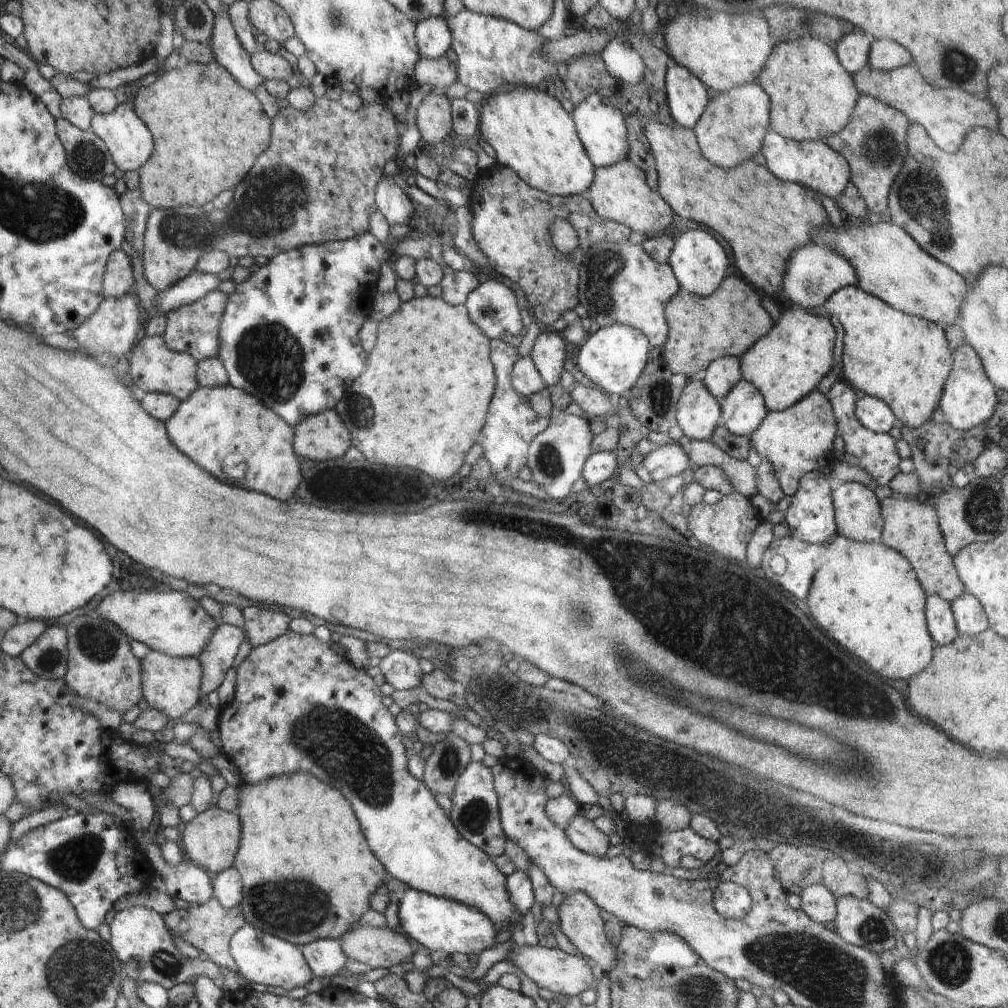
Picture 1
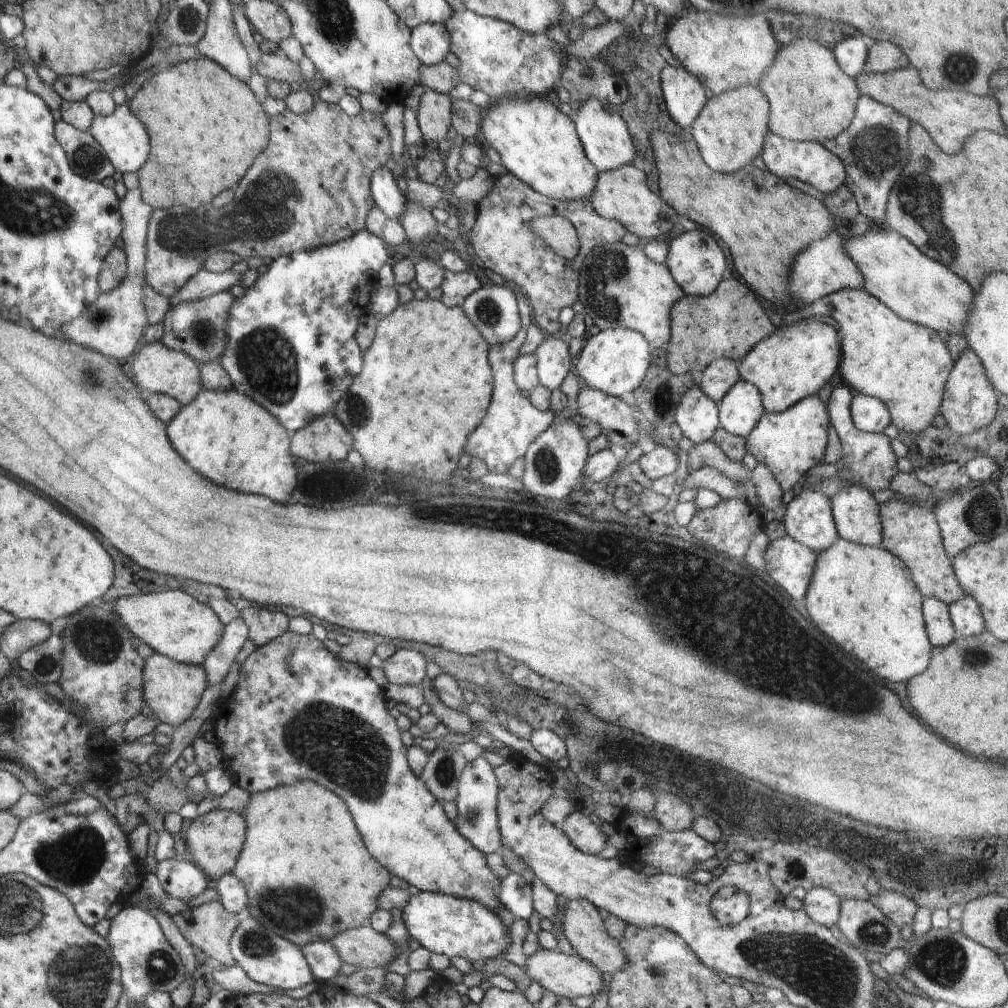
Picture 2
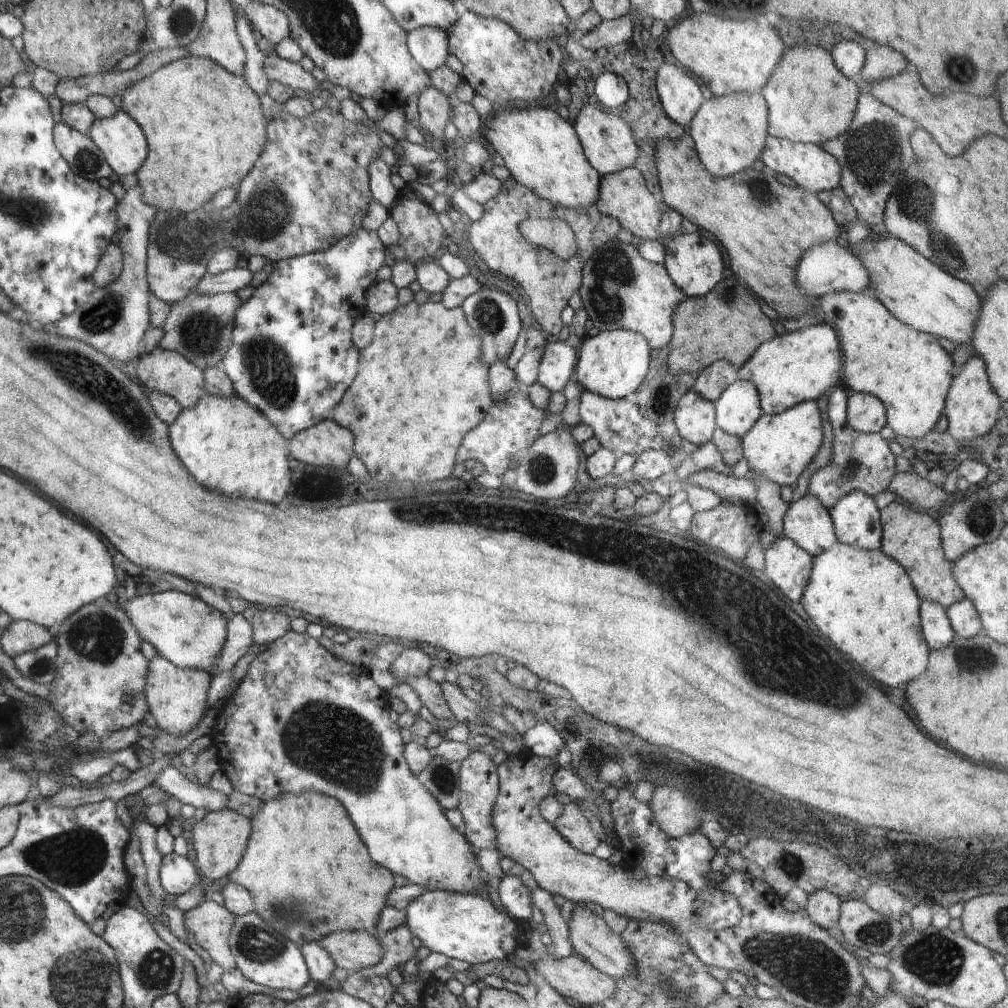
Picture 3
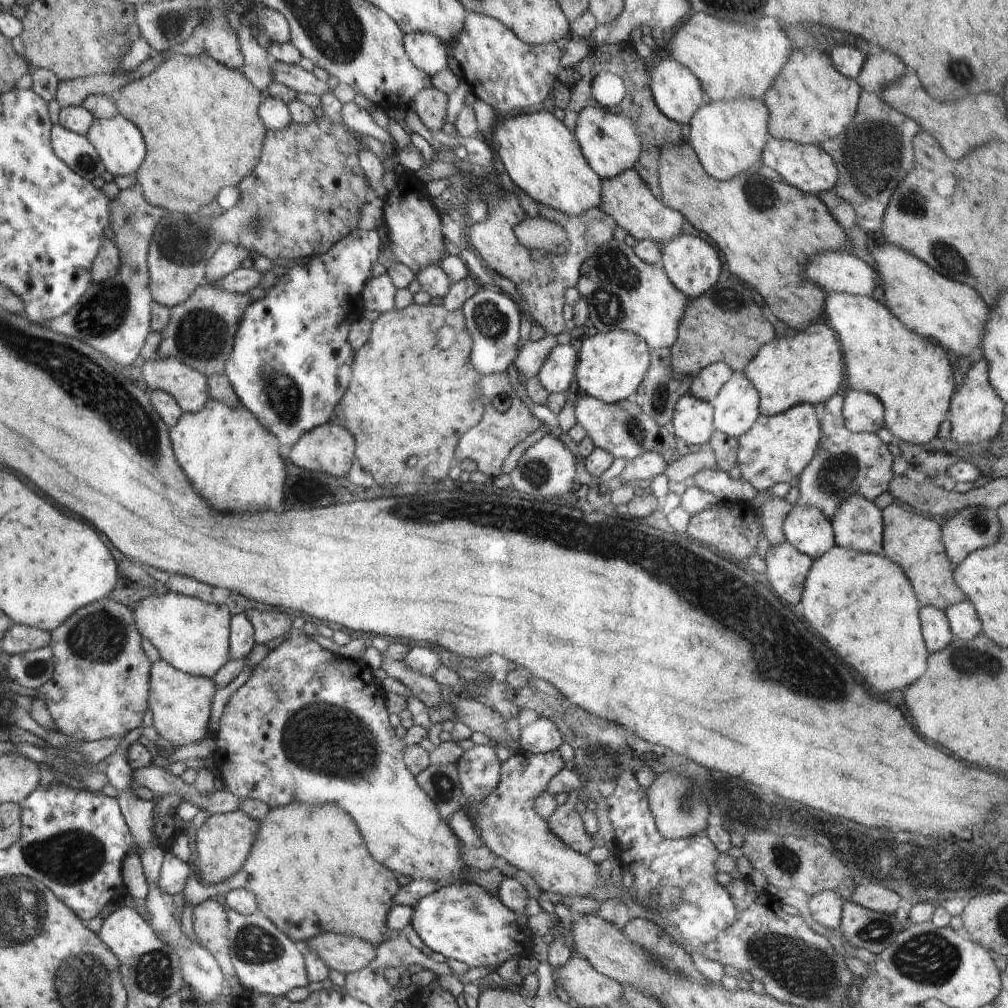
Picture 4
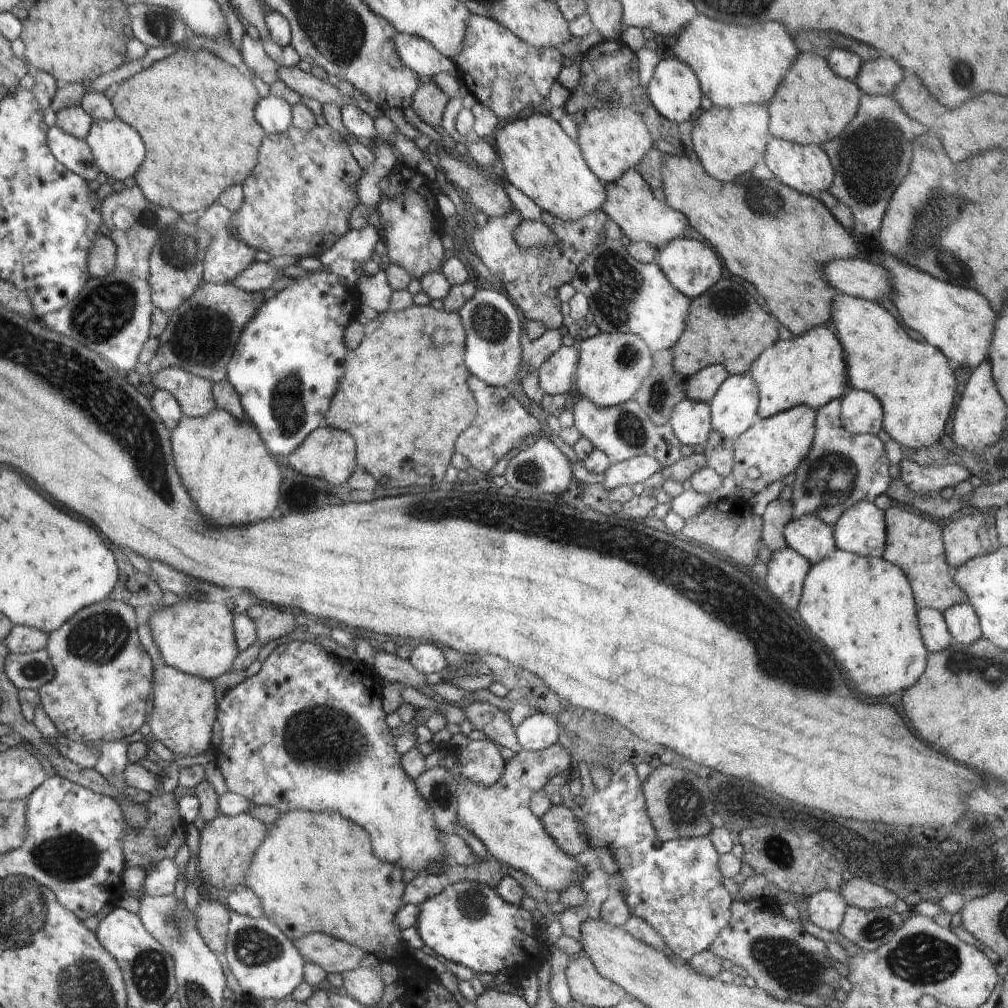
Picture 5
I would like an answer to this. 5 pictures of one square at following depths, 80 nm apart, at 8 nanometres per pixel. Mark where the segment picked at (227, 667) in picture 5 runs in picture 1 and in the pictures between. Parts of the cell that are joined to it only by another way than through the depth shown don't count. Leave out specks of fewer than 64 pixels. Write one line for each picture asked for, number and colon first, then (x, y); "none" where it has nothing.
1: (174, 623)
2: (173, 623)
3: (183, 628)
4: (192, 635)

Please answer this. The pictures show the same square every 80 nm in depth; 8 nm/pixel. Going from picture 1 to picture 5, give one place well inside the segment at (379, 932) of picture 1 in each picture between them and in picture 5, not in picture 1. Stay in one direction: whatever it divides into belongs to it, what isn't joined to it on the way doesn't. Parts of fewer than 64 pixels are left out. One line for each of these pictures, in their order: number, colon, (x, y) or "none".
2: (364, 947)
3: (352, 950)
4: (346, 954)
5: (334, 955)

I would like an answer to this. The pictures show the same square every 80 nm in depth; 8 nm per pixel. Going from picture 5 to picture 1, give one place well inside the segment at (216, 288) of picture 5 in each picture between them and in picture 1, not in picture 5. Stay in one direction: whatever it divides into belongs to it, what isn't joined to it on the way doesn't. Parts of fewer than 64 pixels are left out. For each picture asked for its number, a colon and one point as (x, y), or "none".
1: (194, 329)
2: (198, 328)
3: (199, 327)
4: (200, 332)

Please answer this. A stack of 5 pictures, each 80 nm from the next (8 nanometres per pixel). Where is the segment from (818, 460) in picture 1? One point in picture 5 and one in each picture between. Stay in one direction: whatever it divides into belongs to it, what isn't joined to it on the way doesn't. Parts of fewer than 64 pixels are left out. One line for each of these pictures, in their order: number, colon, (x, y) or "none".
2: (789, 443)
3: (780, 446)
4: (777, 448)
5: (771, 449)

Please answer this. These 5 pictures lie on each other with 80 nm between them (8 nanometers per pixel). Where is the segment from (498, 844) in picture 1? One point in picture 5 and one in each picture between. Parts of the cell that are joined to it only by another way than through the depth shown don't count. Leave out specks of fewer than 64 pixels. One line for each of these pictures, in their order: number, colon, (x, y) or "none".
2: (476, 820)
3: (479, 784)
4: (479, 768)
5: (481, 762)

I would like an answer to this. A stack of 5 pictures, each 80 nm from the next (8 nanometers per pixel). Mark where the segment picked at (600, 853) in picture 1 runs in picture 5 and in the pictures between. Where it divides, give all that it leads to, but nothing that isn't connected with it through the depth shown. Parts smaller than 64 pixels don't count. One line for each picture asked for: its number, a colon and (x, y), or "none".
2: (585, 836)
3: (572, 824)
4: (566, 823)
5: (559, 822)

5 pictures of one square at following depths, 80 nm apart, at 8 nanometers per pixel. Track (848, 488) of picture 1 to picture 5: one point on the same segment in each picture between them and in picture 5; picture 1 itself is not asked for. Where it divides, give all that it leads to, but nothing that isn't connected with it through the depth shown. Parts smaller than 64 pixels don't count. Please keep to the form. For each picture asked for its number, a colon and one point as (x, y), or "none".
2: (855, 510)
3: (855, 516)
4: (857, 523)
5: (861, 529)

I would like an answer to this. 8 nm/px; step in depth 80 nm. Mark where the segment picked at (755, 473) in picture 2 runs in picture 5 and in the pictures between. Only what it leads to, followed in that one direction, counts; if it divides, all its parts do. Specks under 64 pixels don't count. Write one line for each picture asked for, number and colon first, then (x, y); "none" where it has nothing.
3: (768, 499)
4: (773, 510)
5: (778, 512)

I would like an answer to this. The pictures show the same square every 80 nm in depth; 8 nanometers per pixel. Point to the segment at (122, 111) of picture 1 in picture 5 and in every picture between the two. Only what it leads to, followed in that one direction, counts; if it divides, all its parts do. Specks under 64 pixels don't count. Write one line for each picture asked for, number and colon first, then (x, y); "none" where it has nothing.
2: (122, 134)
3: (120, 137)
4: (120, 144)
5: (119, 151)

